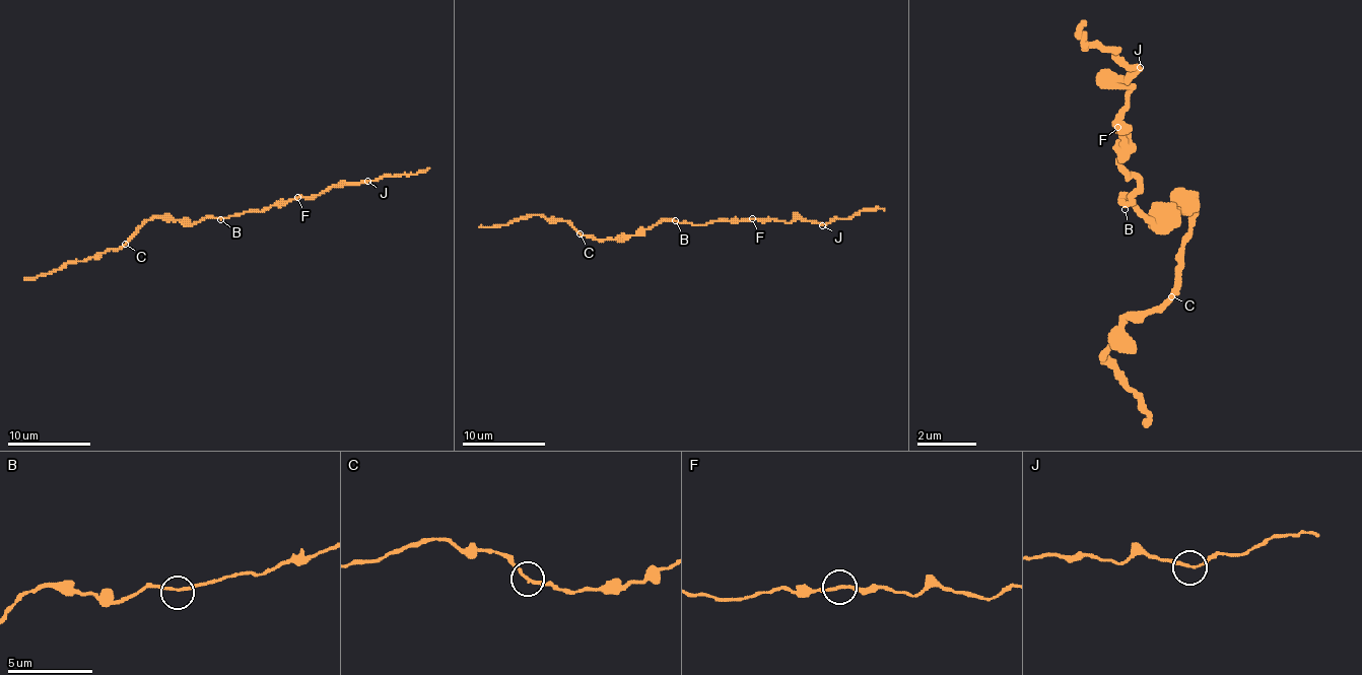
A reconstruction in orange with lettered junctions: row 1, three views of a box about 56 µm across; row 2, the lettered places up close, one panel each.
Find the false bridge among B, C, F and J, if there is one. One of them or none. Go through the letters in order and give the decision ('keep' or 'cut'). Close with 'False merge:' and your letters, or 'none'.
B: keep
C: keep
F: keep
J: keep
False merge: none

